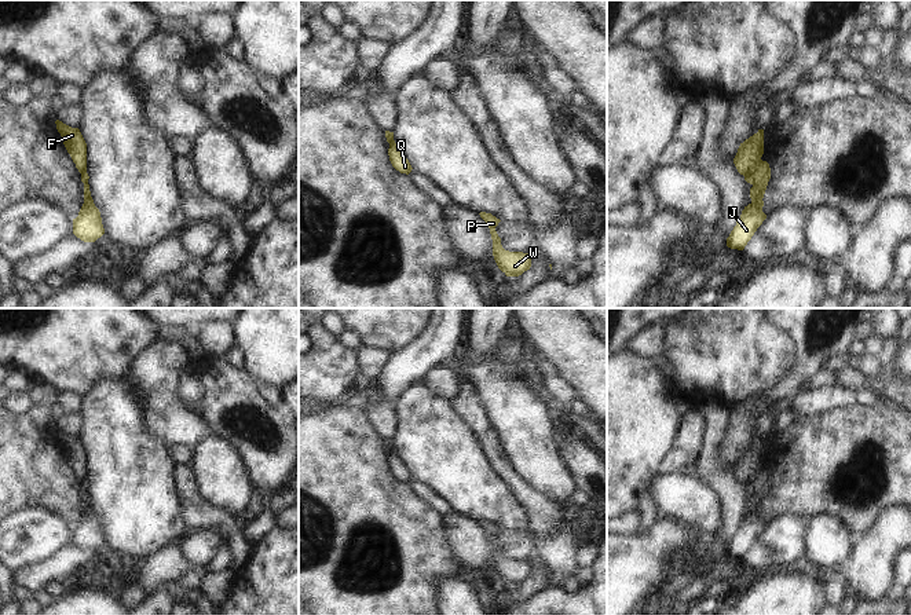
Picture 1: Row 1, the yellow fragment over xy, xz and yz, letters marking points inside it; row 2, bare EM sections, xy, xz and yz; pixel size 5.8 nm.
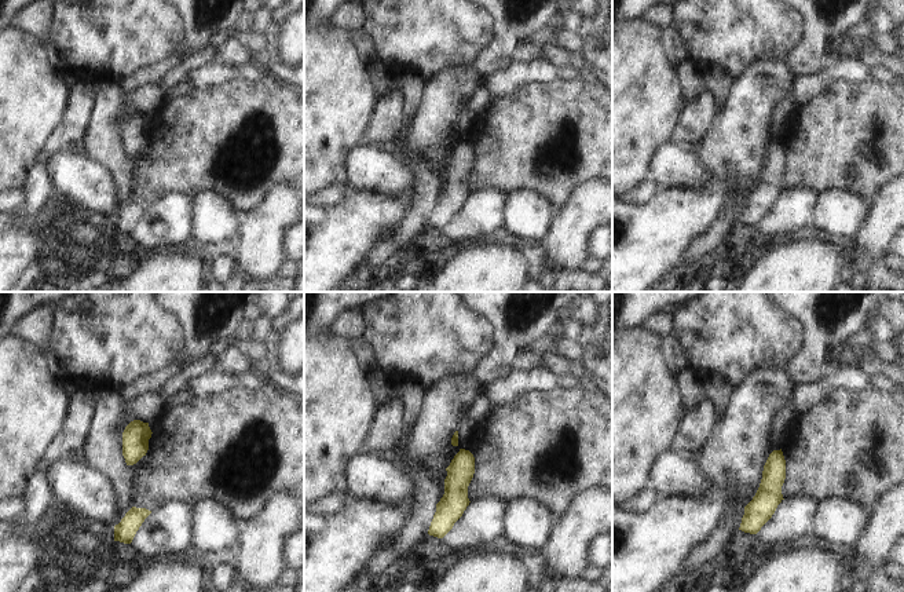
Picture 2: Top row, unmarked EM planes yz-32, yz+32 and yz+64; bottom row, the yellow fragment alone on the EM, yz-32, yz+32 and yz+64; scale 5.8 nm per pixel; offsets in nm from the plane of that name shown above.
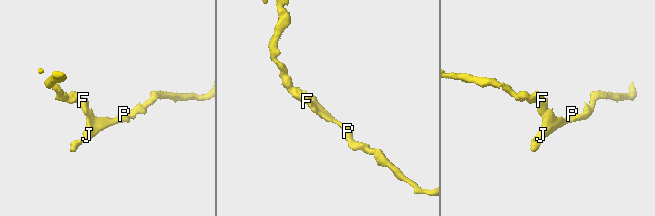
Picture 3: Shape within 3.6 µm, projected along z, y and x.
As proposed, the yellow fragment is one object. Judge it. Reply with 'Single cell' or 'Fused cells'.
Fused cells.

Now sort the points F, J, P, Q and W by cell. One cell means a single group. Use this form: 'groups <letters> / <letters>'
groups F / J P Q W

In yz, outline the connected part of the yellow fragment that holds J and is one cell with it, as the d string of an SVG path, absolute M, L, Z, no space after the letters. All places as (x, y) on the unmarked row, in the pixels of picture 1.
M761 468L755 479L749 480L743 484L744 488L753 494L750 497L751 510L744 515L740 527L736 530L736 534L727 546L727 554L738 559L744 557L757 537L767 527L767 523L762 520L762 506L771 487L769 472Z

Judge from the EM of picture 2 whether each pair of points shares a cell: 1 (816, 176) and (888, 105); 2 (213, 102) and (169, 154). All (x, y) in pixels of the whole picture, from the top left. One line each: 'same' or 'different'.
1: same
2: same

